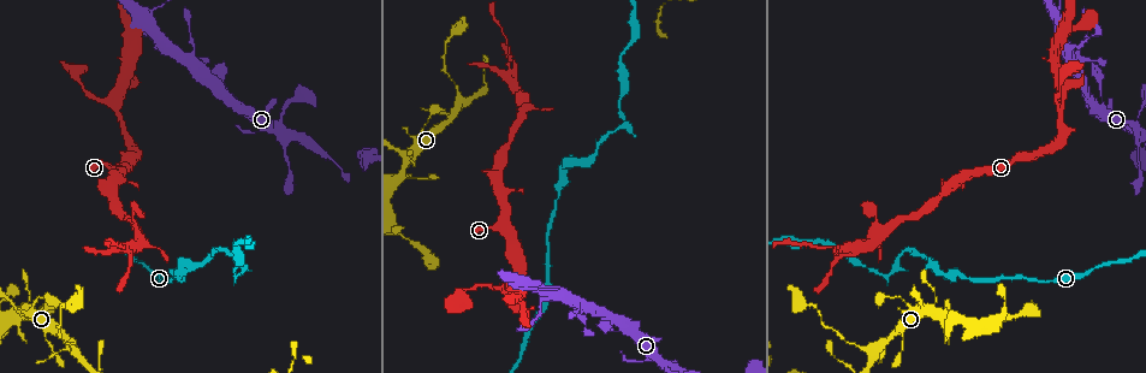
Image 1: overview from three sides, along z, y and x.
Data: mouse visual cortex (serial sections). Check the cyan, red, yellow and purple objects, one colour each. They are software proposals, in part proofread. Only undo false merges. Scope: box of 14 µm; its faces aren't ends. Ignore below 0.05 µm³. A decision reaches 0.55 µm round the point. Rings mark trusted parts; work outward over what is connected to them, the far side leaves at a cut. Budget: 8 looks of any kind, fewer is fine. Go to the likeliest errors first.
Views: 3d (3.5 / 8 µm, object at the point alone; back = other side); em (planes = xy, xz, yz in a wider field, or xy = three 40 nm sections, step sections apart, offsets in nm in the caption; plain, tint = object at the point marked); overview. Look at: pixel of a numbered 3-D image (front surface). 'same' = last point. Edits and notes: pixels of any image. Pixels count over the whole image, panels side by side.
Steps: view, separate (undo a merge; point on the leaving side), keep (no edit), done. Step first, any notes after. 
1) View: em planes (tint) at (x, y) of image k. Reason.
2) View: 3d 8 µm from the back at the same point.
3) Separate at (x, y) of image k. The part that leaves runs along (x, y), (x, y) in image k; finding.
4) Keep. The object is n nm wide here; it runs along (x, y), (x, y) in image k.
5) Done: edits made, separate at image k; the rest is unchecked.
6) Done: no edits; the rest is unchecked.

View: 3d 3.5 µm from the back at (890, 274) of image 1. Sharp bend.

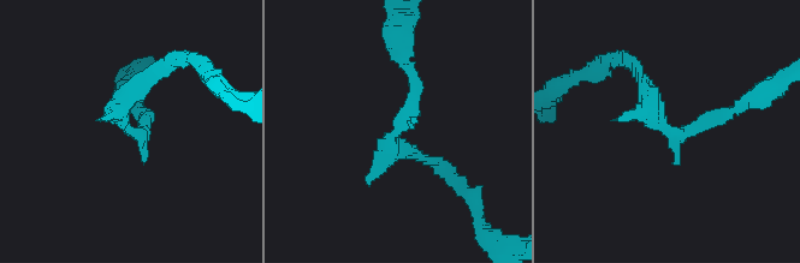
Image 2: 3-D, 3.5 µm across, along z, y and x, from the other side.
View: em xy step 5 (tint) at (125, 126) of image 2. Need the tissue.

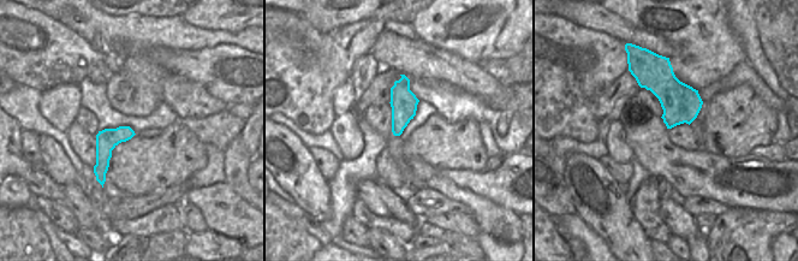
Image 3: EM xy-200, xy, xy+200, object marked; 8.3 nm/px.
Keep. The object is 220 nm wide here; it runs along (635, 69), (669, 131), (730, 109) in image 2; all the same cell.

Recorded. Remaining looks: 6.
View: 3d 3.5 µm at (74, 351) of image 1. Arms part here.

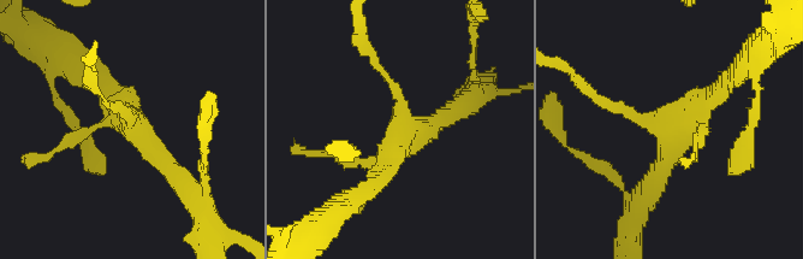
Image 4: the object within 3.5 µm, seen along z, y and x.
View: em xy step 2 (tint) at (673, 122) of image 4. Shape alone is not enough.

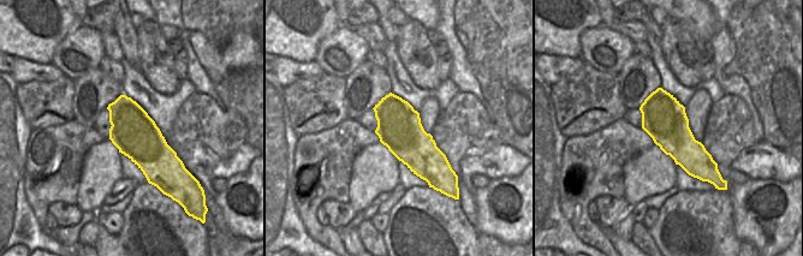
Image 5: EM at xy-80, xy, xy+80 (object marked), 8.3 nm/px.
Keep. The object is 380 nm wide here; it runs along (729, 81), (673, 122), (605, 102) in image 4; one cell here.

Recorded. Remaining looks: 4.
View: 3d 3.5 µm at (243, 110) of image 1. Three arms meet.

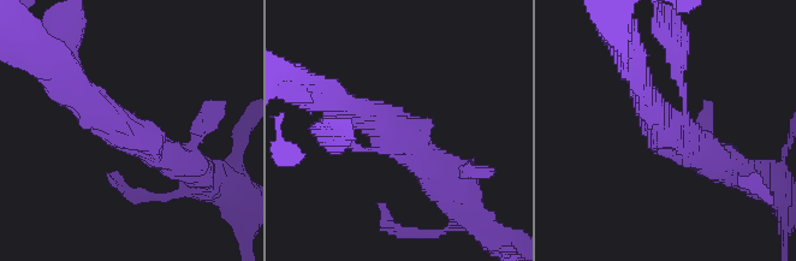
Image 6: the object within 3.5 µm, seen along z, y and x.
View: em planes (tint) at (669, 131) of image 6. 3 arms meet here; the arms are 150, 400, 450 nm wide; shape alone is not enough.

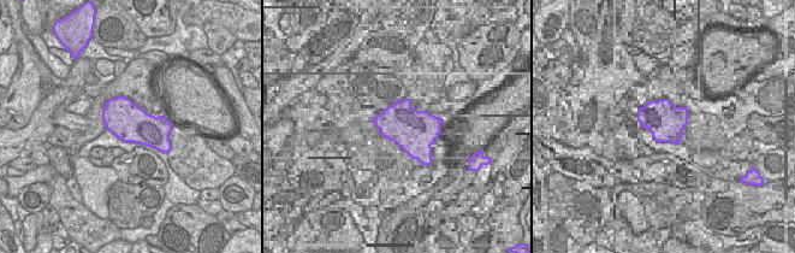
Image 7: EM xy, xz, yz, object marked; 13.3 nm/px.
Keep. It runs along (182, 160), (123, 131), (71, 79) in image 6; all the same cell.

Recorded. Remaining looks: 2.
View: 3d 3.5 µm at (398, 149) of image 1. Three arms meet.

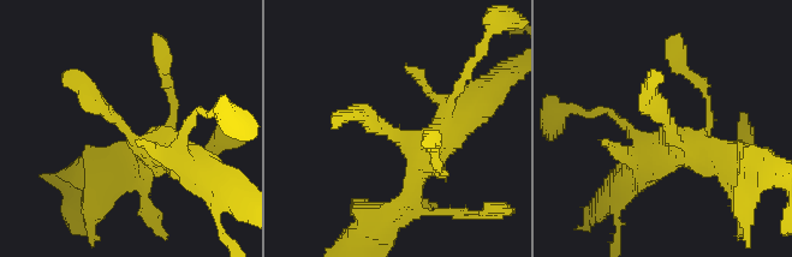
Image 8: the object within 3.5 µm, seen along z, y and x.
View: em xy step 5 (tint) at (404, 138) of image 8.

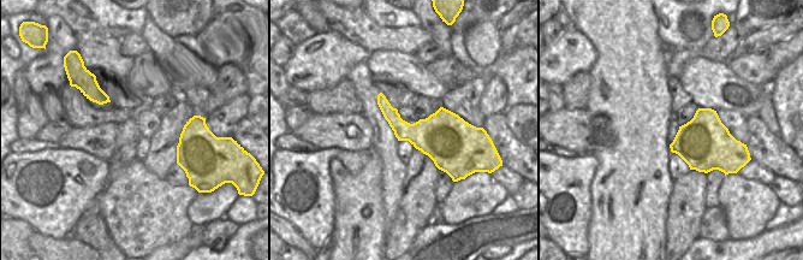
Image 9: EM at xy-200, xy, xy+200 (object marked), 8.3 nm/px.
Keep. It runs along (188, 165), (136, 142), (84, 79) in image 8; one cell here.

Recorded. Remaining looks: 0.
Done: no edits; the rest is unchecked.

